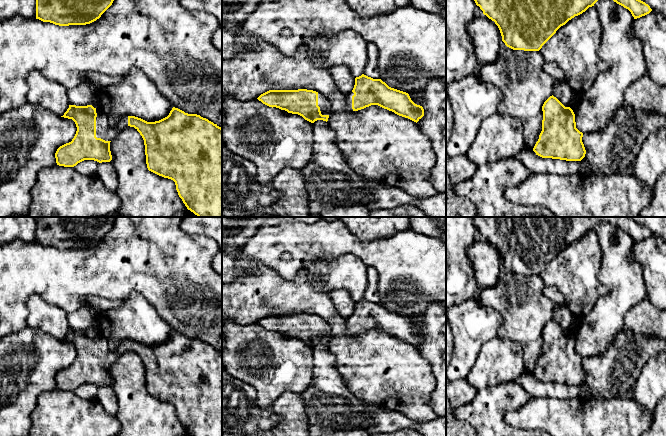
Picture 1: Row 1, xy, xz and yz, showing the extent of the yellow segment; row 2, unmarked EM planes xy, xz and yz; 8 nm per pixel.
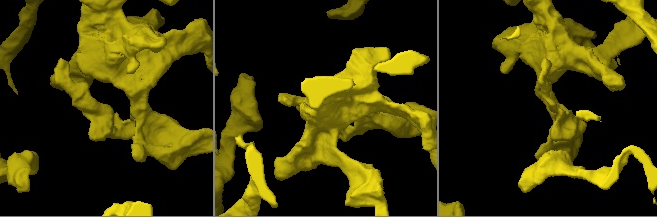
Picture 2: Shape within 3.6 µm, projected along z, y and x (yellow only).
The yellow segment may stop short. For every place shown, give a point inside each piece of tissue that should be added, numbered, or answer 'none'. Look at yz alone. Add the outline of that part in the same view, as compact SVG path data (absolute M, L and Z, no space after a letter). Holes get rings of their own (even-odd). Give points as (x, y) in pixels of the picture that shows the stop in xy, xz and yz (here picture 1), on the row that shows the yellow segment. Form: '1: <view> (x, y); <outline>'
none

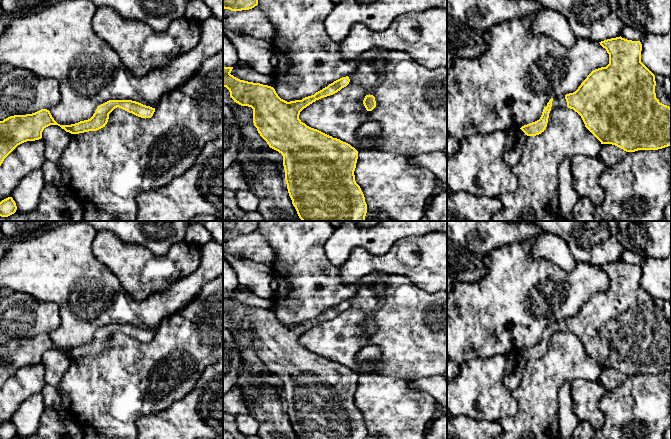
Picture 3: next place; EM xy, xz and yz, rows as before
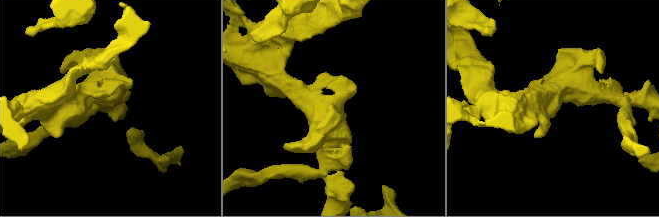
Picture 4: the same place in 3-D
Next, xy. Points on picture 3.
none

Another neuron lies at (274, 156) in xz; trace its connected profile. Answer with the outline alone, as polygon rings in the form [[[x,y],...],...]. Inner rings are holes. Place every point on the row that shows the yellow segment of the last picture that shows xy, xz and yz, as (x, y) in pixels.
[[[269,148],[266,152],[266,157],[270,162],[274,162],[278,165],[278,171],[283,177],[285,177],[282,154],[272,148]]]

